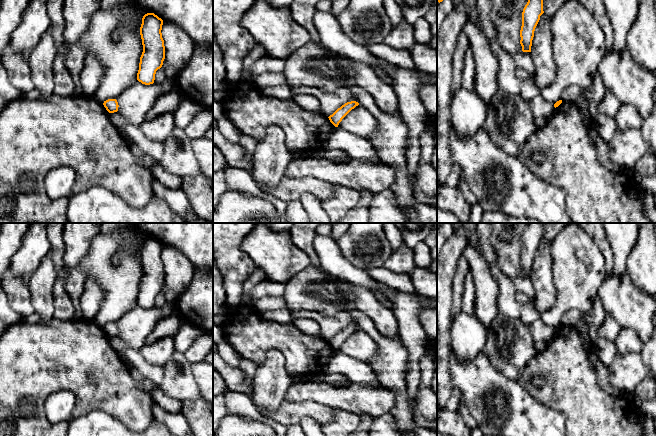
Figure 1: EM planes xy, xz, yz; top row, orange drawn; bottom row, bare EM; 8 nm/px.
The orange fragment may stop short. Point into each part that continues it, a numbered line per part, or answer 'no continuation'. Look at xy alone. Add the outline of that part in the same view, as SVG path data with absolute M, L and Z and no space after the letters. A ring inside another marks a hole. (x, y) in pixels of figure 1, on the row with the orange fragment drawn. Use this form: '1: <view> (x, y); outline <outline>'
no continuation

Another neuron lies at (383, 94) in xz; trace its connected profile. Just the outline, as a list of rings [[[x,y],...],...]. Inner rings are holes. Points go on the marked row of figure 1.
[[[354,60],[350,63],[355,72],[355,84],[365,89],[380,109],[397,114],[398,100],[392,86],[378,78],[371,66]]]

